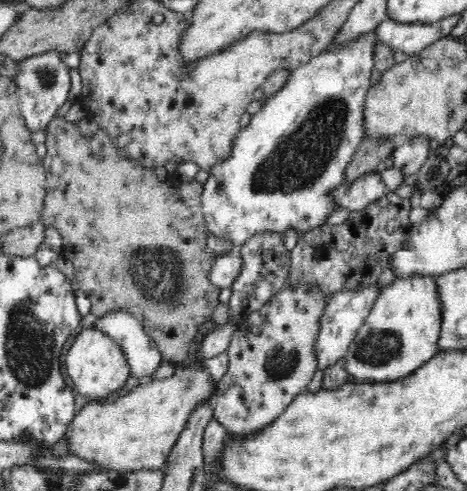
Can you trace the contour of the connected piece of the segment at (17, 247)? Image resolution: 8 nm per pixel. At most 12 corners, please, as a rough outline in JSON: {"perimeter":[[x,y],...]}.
{"perimeter":[[32,225],[6,232],[7,254],[35,255],[46,240],[46,226]]}

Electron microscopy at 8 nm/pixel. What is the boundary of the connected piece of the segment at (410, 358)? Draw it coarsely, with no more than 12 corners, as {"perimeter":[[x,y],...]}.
{"perimeter":[[430,274],[376,298],[346,355],[354,383],[404,378],[439,352]]}

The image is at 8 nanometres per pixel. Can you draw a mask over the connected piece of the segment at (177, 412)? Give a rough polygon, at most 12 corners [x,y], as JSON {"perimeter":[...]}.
{"perimeter":[[202,361],[87,404],[72,454],[164,469],[217,382]]}

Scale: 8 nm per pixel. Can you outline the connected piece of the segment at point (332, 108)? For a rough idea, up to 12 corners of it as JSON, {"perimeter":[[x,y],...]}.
{"perimeter":[[376,30],[292,69],[212,166],[207,232],[318,230],[366,137]]}

